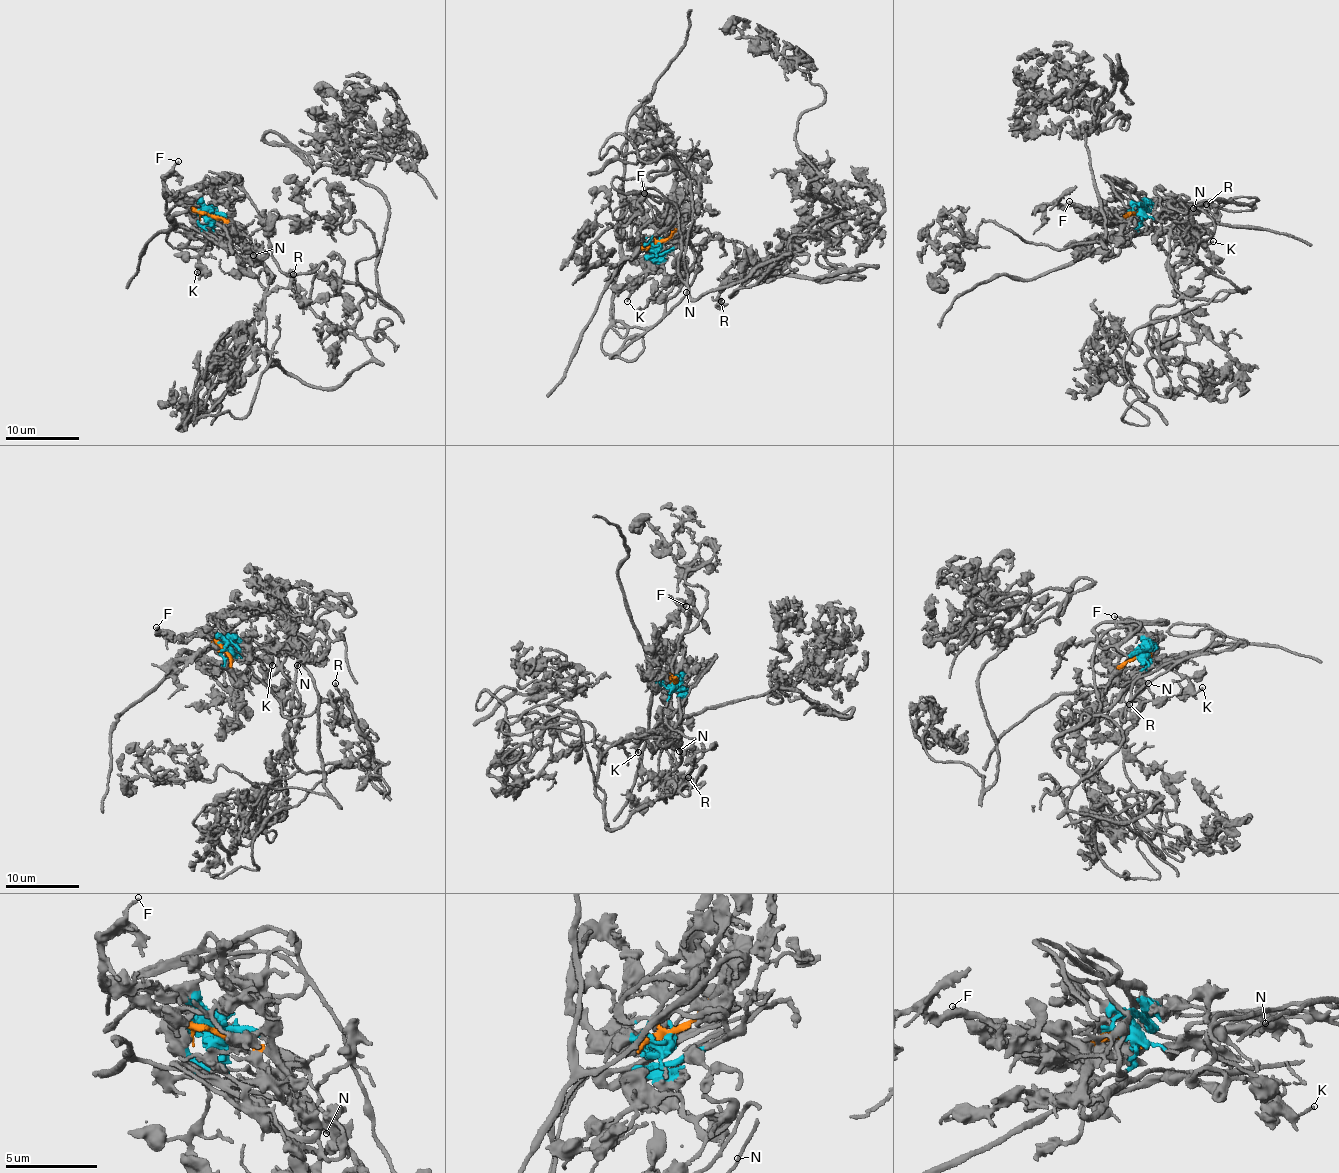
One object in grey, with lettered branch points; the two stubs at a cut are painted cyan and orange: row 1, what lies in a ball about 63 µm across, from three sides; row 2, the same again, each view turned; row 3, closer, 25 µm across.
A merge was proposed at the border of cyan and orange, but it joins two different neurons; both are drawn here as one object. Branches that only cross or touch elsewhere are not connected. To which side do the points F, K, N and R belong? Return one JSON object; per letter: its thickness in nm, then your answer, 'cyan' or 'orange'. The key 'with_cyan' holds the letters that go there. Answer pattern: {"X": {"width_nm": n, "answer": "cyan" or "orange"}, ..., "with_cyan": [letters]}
{"F": {"width_nm": 140, "answer": "orange"}, "K": {"width_nm": 130, "answer": "cyan"}, "N": {"width_nm": 160, "answer": "cyan"}, "R": {"width_nm": 240, "answer": "cyan"}, "with_cyan": ["K", "N", "R"]}

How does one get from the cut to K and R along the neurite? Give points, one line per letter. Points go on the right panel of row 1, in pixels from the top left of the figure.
K: (1134, 213), (1145, 203), (1170, 203), (1170, 206), (1162, 211), (1164, 214), (1186, 226), (1205, 244), (1213, 241)
R: (1134, 213), (1141, 203), (1112, 190), (1145, 223), (1145, 233), (1164, 198), (1201, 229), (1214, 221), (1207, 203)

